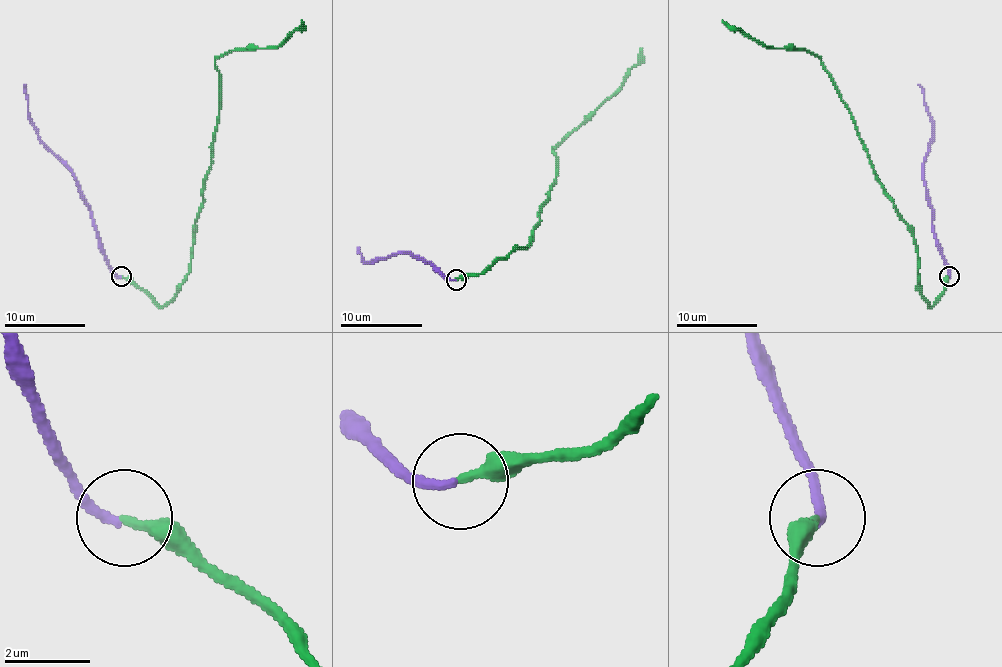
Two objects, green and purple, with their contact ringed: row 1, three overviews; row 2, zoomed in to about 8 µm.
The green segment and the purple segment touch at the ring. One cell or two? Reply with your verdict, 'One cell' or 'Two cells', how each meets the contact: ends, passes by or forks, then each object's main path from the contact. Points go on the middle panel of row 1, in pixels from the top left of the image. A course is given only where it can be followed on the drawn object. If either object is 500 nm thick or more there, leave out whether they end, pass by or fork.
One cell. At the ring green ends. At the ring purple ends. Course of green: (455, 280), (484, 274), (529, 243), (539, 208), (556, 181), (552, 149), (613, 93), (638, 63), (640, 48). Course of purple: (455, 280), (449, 280), (412, 253), (392, 253), (365, 261), (357, 247)

